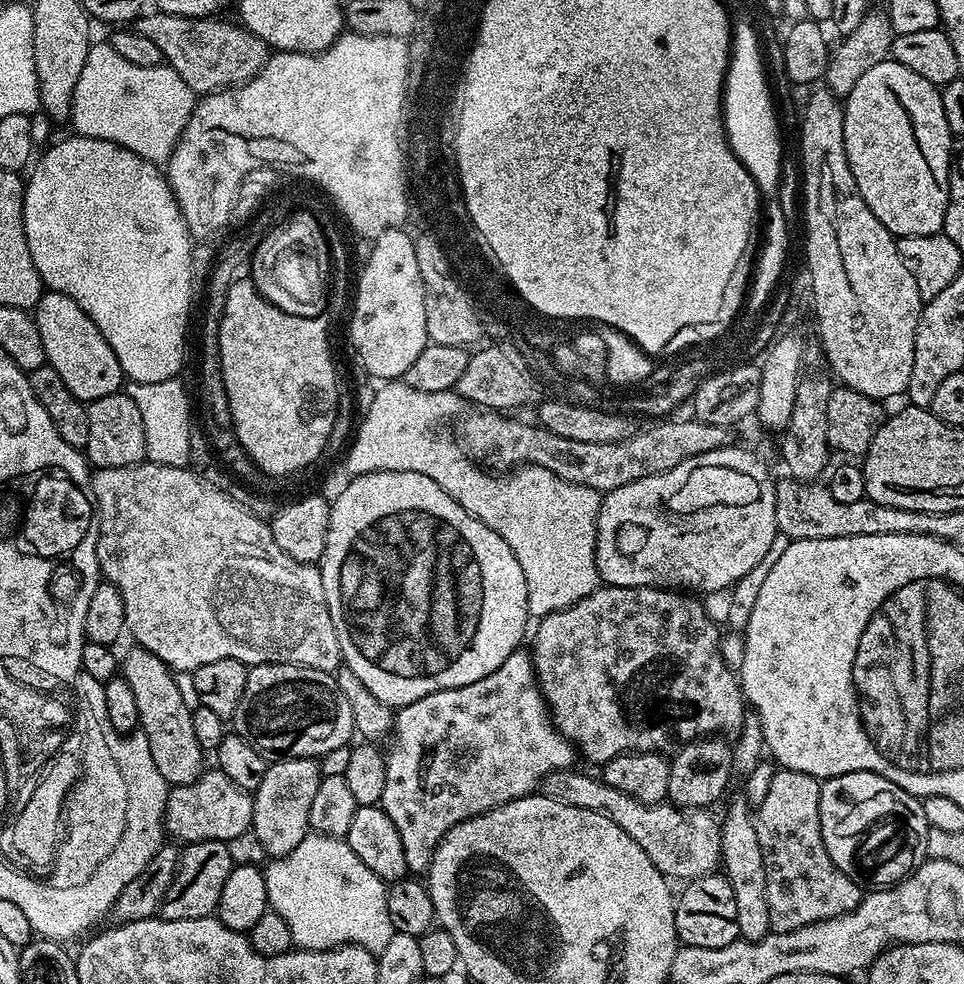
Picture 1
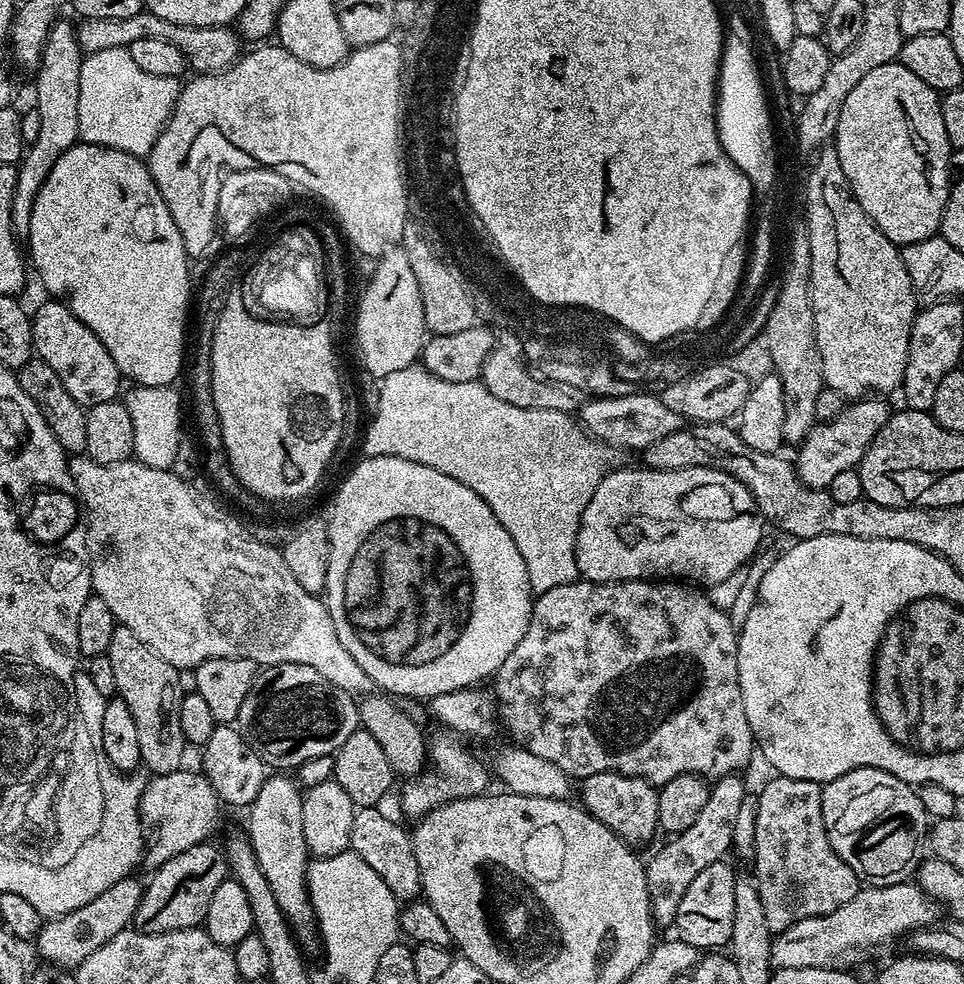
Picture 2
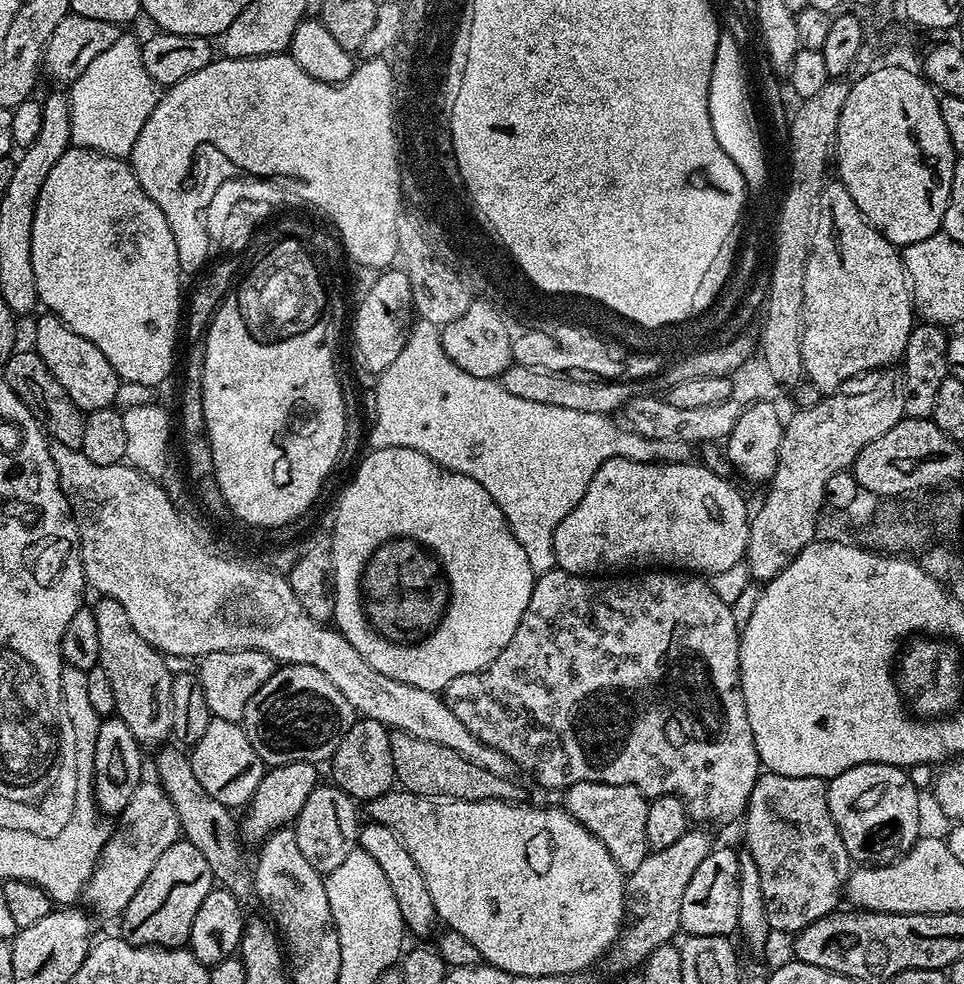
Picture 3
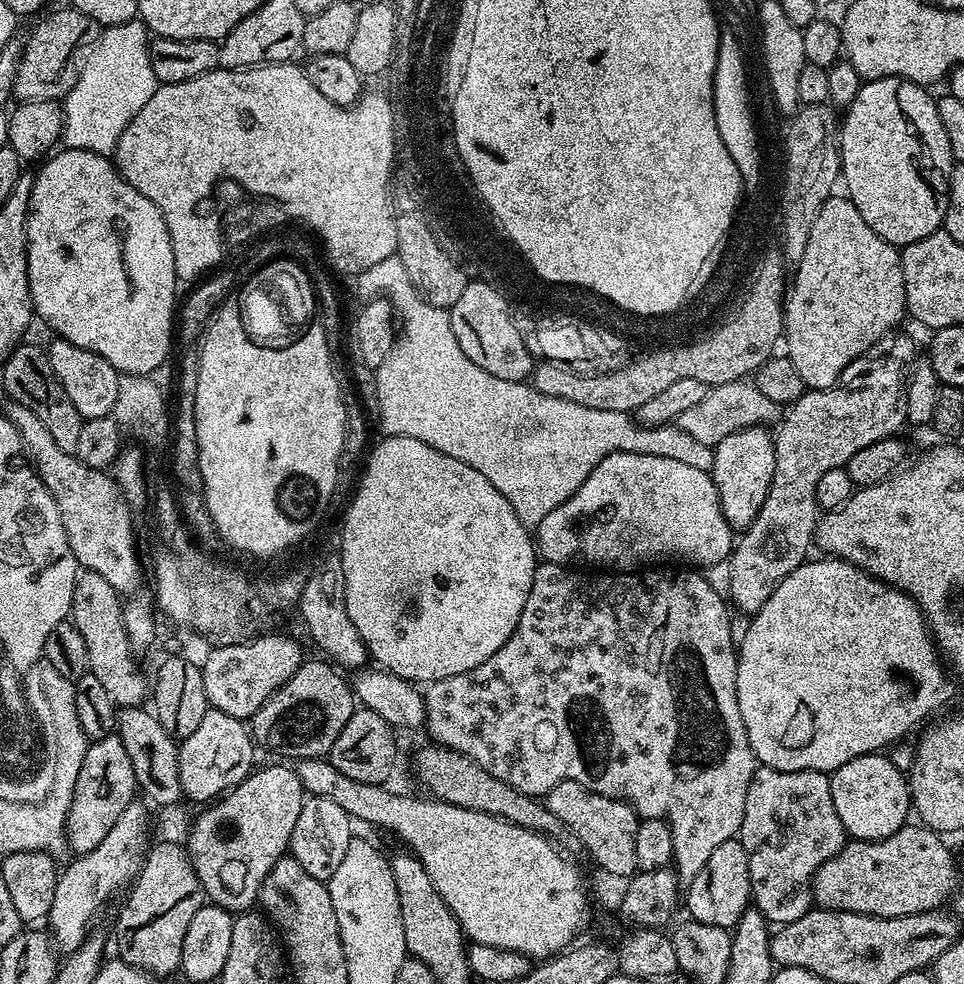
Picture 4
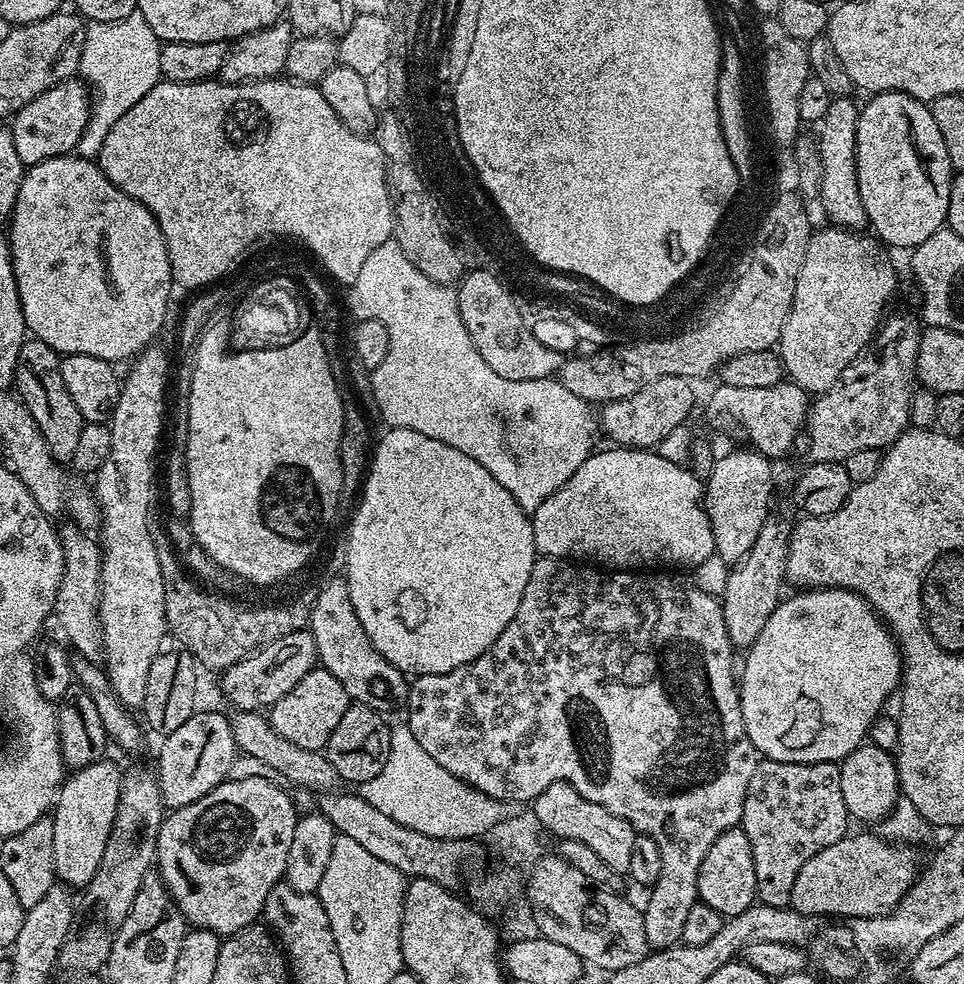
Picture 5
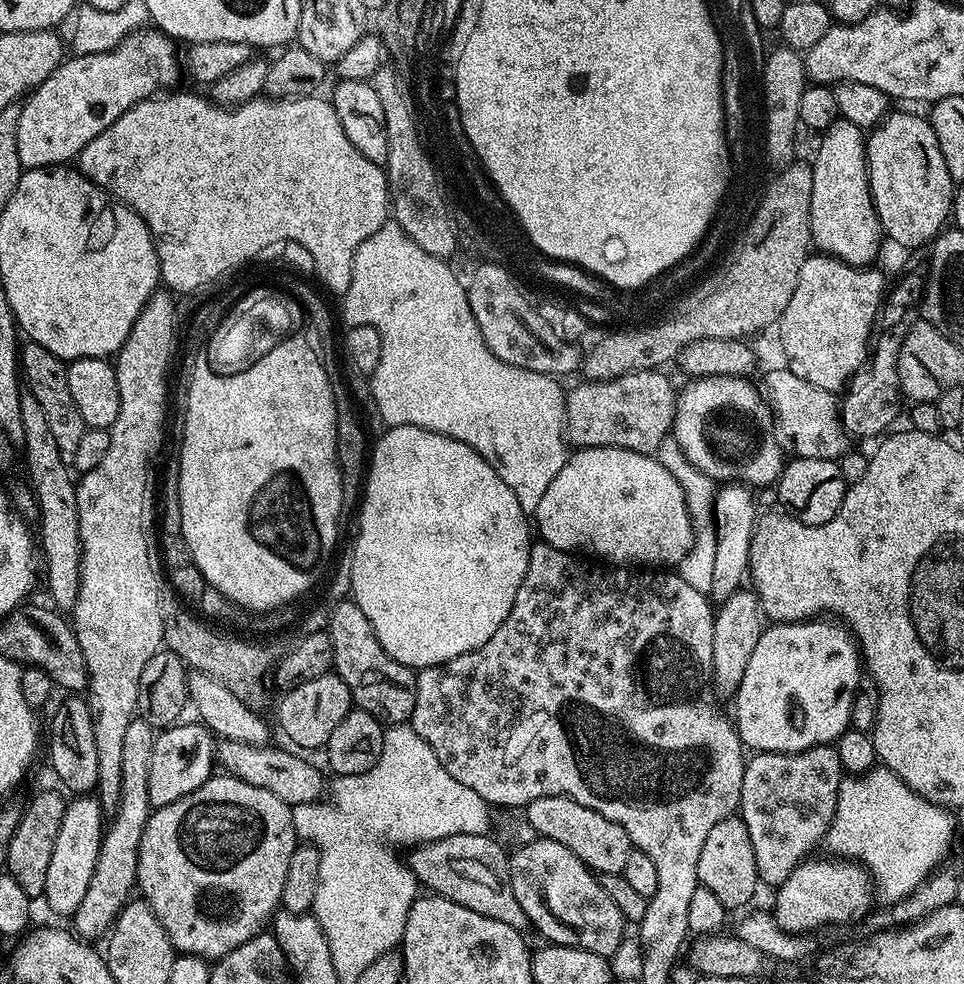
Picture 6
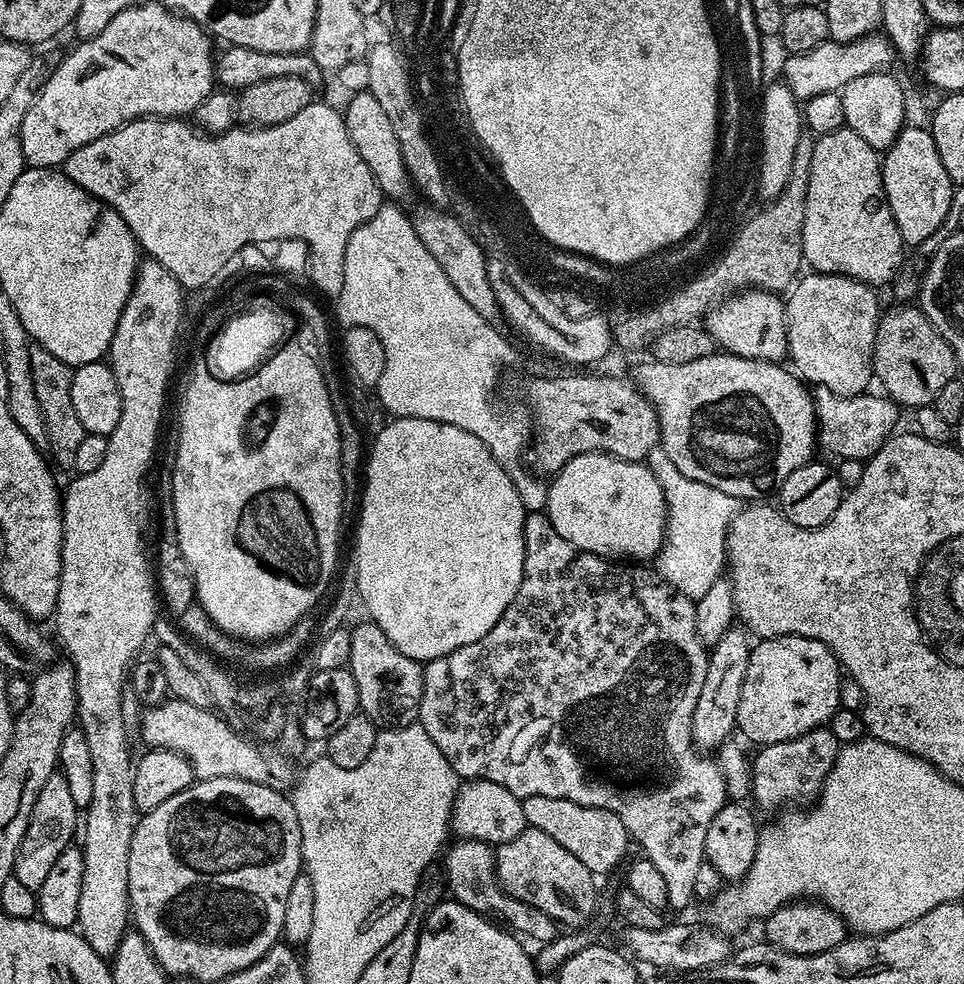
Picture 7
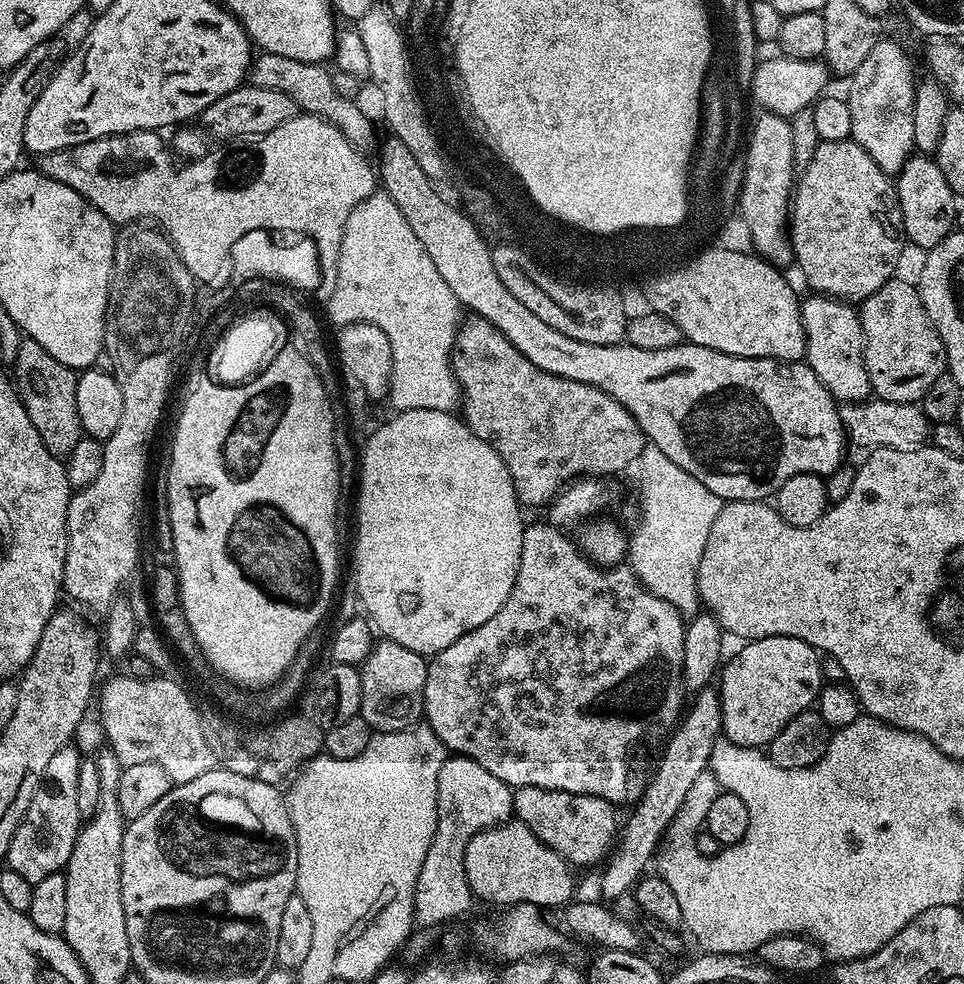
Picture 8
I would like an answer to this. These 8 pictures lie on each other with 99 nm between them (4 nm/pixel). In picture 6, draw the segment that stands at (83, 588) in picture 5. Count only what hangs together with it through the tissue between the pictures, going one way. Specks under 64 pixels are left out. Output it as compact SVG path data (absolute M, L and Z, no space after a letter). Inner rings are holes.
M27 390L21 391L20 413L22 414L22 430L24 431L22 460L28 463L28 474L32 478L33 486L31 485L31 487L34 489L34 504L38 512L40 508L38 544L42 549L43 571L44 568L48 571L48 592L52 595L53 602L51 601L51 603L57 609L70 610L76 604L78 586L80 585L80 531L78 530L78 500L76 498L77 481L70 471L69 461L64 460L62 454L58 454L58 445L53 432L50 431L46 414L43 412L38 398L34 398L32 392Z

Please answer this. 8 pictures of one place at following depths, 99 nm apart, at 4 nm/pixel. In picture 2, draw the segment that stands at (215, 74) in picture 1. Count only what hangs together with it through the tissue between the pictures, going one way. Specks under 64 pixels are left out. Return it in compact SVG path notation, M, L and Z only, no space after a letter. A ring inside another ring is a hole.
M142 10L130 18L90 18L81 19L79 23L75 25L76 40L80 44L81 53L84 54L115 48L127 49L134 42L138 42L138 38L162 38L182 50L189 69L196 74L224 72L242 55L240 33L232 26L178 26L147 10Z

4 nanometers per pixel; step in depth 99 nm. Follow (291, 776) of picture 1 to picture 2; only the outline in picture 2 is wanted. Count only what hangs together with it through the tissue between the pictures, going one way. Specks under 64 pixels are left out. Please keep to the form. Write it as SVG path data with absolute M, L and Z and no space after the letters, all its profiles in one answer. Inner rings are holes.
M272 774L265 779L262 790L258 790L254 802L247 805L248 824L246 823L246 831L256 855L256 864L262 870L262 874L266 874L266 882L270 882L270 890L274 890L274 899L278 901L282 914L288 919L297 941L301 945L307 946L307 944L317 943L318 929L314 919L312 902L308 898L310 853L306 846L306 834L302 834L302 802L304 797L301 785L293 777L292 781L288 776L291 775Z

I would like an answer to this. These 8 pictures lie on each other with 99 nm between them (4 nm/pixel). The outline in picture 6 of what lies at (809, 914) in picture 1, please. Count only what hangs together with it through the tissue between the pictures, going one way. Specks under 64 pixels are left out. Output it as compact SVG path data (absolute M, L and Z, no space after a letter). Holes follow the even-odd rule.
M819 744L801 752L756 752L747 757L742 774L742 794L738 815L746 822L754 846L756 874L761 885L778 886L786 882L802 861L809 859L811 848L820 848L824 835L836 816L840 781L846 773L832 744Z

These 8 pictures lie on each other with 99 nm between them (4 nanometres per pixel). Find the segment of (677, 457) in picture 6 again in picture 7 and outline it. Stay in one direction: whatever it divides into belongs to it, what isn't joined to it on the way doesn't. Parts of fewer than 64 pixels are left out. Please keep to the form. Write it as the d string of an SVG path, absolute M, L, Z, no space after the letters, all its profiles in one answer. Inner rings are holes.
M658 446L650 450L646 463L654 478L658 478L658 486L662 486L662 494L668 504L664 544L660 555L655 557L655 571L661 580L696 601L710 590L710 586L714 586L716 580L721 579L725 571L728 527L740 513L742 502L730 494L722 494L722 490L714 490L714 486L706 486L706 482L686 478L686 474L674 466L664 448Z

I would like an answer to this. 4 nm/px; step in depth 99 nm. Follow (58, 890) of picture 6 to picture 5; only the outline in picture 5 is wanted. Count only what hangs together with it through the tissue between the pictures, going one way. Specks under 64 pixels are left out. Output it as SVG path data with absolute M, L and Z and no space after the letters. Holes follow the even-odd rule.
M105 758L85 768L75 769L61 783L50 812L54 826L56 878L61 885L72 890L87 888L94 878L106 850L106 838L110 838L110 826L114 826L122 768L111 764L110 760Z

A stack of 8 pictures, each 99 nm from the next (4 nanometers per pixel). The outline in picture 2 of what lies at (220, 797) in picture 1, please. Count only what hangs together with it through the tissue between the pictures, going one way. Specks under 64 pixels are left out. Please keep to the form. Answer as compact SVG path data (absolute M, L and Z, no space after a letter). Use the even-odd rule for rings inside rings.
M199 771L167 772L161 776L153 775L144 785L144 792L140 796L140 825L144 831L143 863L149 864L149 869L155 870L170 858L182 854L182 850L190 850L190 846L198 846L209 839L208 836L216 828L216 819L220 816L222 801L220 795L210 786L210 782Z

